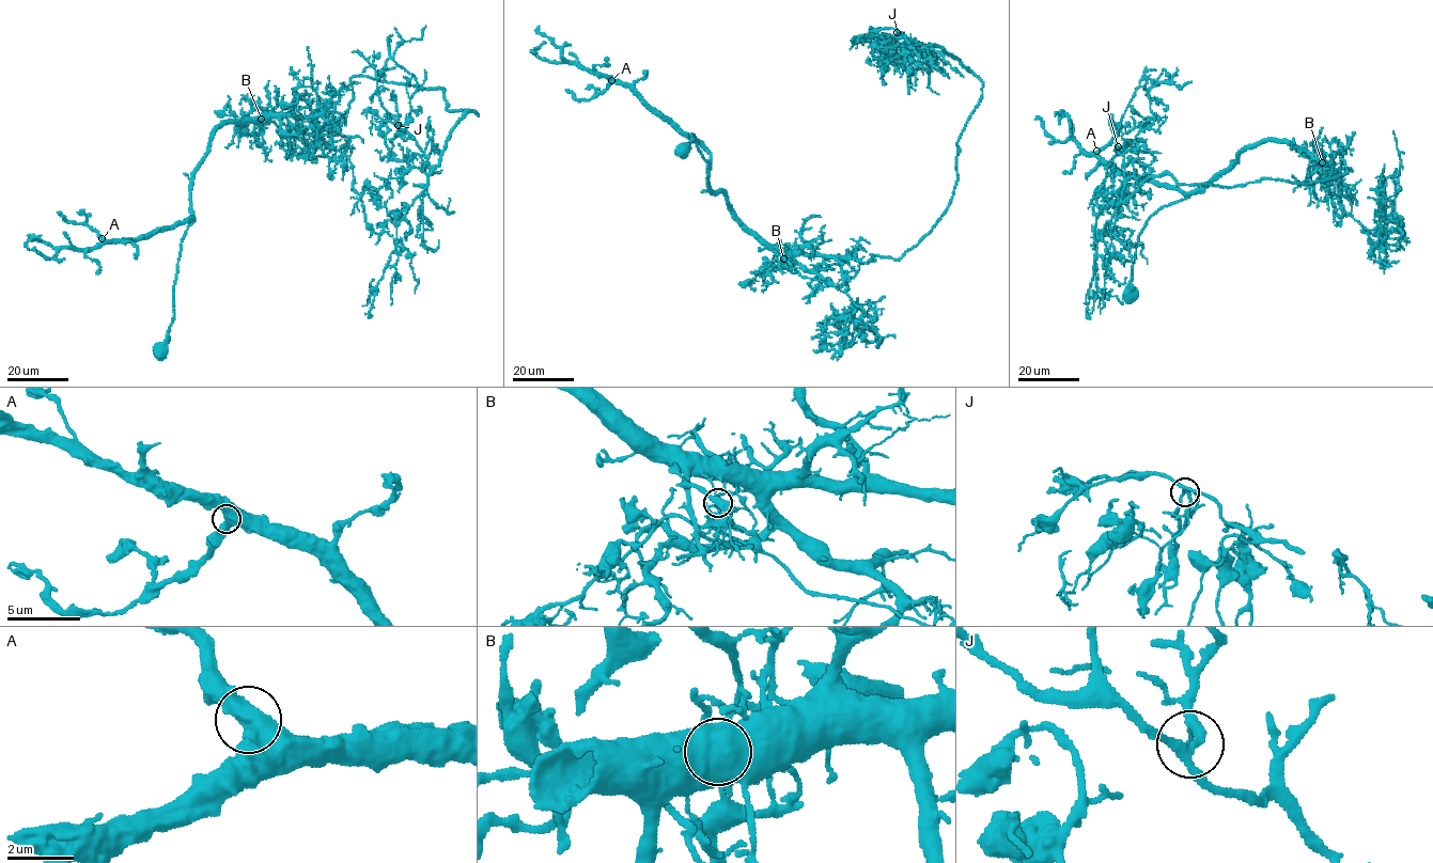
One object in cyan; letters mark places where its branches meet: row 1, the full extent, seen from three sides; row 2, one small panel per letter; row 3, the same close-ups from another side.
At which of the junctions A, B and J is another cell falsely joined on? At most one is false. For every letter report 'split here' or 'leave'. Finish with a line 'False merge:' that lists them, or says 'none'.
A: leave
B: split here
J: leave
False merge: B

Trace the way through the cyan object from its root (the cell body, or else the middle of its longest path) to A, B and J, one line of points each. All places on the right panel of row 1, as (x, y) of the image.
A: (1128, 293), (1138, 236), (1146, 221), (1161, 208), (1190, 194), (1119, 172), (1096, 151)
B: (1128, 293), (1138, 236), (1148, 219), (1161, 208), (1203, 189), (1236, 155), (1274, 140), (1320, 157), (1322, 162)
J: (1128, 293), (1148, 219), (1245, 150), (1311, 155), (1351, 203), (1342, 158), (1123, 202), (1118, 146)

